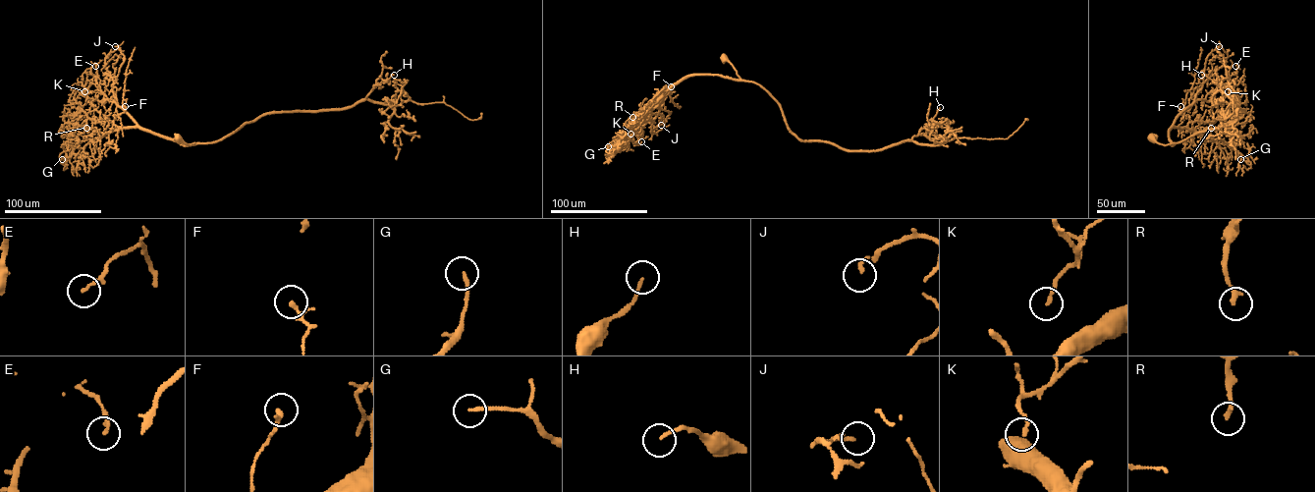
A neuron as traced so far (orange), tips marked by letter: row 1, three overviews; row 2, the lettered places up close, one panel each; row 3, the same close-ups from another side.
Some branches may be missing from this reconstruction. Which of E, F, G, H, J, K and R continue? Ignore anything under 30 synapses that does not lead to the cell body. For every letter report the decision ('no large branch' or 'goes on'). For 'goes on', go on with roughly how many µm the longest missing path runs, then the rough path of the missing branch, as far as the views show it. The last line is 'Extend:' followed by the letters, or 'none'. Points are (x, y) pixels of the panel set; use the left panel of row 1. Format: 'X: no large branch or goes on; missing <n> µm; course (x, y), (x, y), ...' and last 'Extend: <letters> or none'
E: no large branch
F: no large branch
G: no large branch
H: no large branch
J: no large branch
K: no large branch
R: no large branch
Extend: none

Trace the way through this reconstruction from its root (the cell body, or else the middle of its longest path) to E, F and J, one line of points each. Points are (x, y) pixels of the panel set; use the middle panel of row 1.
E: (724, 59), (740, 80), (719, 75), (687, 75), (650, 110), (636, 142), (639, 144), (641, 141)
F: (724, 59), (740, 80), (719, 75), (687, 75), (662, 96), (663, 90), (671, 86)
J: (724, 59), (741, 80), (719, 75), (687, 75), (660, 101), (658, 107), (670, 112), (665, 124), (661, 125)

